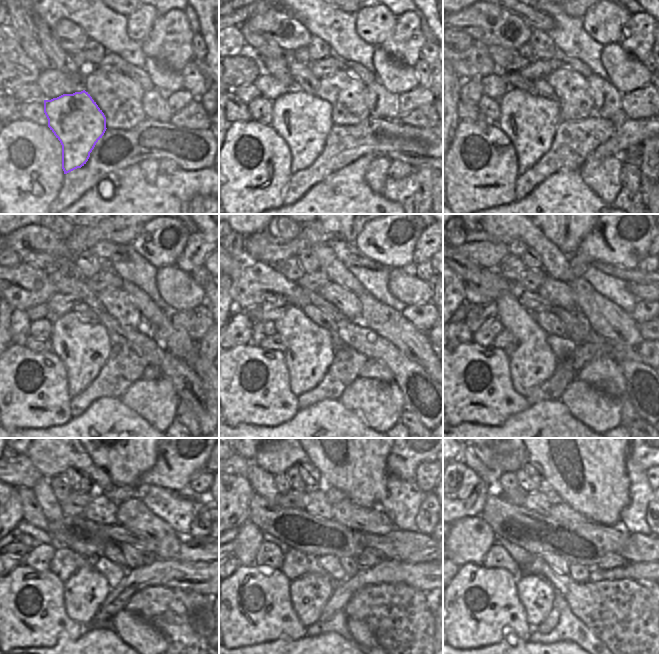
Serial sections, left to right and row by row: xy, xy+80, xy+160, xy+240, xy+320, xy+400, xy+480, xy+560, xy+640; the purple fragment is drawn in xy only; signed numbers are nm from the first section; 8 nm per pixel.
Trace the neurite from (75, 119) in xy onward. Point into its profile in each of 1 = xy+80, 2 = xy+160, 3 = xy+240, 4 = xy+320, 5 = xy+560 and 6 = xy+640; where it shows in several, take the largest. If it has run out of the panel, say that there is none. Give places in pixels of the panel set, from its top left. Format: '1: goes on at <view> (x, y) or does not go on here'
1: goes on at xy+80 (304, 122)
2: goes on at xy+160 (530, 121)
3: goes on at xy+240 (83, 348)
4: goes on at xy+320 (309, 349)
5: goes on at xy+560 (309, 593)
6: goes on at xy+640 (537, 595)

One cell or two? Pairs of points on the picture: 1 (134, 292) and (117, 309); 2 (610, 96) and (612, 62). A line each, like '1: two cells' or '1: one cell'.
1: two cells
2: two cells

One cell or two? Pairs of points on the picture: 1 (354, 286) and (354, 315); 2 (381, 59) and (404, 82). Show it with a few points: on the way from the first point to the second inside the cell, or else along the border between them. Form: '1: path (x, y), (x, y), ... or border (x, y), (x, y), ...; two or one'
1: border (333, 281), (356, 295); two
2: path (387, 65), (398, 76); one

